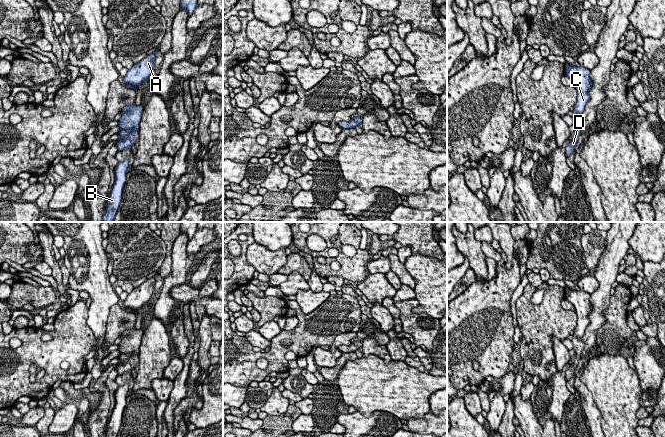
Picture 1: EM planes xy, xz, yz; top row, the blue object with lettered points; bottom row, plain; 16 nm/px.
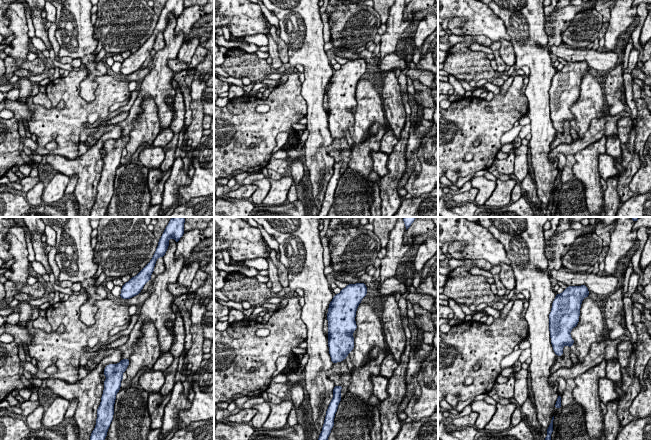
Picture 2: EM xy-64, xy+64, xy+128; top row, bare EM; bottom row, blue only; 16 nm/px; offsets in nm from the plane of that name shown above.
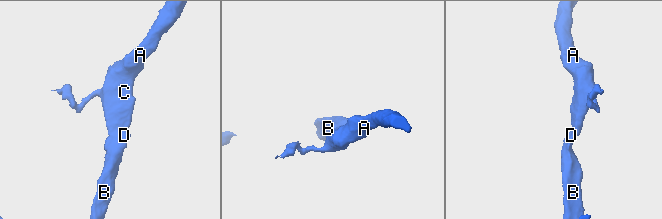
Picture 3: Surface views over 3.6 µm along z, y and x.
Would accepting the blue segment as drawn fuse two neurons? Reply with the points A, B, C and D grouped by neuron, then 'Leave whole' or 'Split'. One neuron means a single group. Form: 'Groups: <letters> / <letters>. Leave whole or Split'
Groups: A B C D. Leave whole

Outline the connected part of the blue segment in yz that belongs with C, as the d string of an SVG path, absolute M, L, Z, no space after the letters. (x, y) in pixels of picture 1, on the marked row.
M565 65L565 74L575 83L577 91L577 101L572 114L573 126L575 128L575 138L566 146L566 157L573 153L577 140L583 132L584 118L582 116L585 106L590 100L588 91L592 87L590 70L582 66Z

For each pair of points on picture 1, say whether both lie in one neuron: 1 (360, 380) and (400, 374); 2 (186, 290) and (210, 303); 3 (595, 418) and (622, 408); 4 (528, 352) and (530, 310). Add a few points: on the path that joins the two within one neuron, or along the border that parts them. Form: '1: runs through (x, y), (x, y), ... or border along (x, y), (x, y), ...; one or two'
1: runs through (370, 380), (390, 379); one
2: runs through (192, 295), (198, 301), (204, 301); one
3: border along (592, 394), (602, 426); two
4: runs through (530, 342), (530, 320); one

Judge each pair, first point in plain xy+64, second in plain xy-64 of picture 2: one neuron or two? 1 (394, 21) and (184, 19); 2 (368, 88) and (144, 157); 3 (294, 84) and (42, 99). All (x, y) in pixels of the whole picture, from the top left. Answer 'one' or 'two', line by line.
1: two
2: two
3: two

